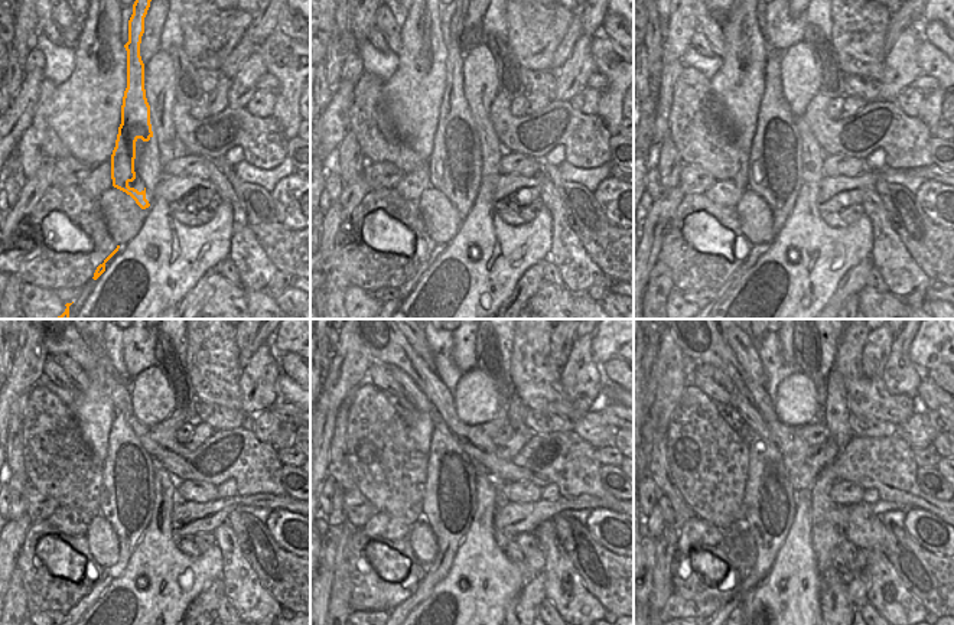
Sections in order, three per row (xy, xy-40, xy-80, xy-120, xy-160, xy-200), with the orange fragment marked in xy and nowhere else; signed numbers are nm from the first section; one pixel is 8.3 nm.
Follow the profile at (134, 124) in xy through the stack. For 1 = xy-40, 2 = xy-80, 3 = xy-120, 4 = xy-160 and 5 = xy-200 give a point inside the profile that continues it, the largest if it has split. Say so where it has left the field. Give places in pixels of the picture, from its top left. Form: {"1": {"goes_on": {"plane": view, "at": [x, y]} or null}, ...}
{"1": {"goes_on": {"plane": "xy-40", "at": [456, 123]}}, "2": {"goes_on": {"plane": "xy-80", "at": [777, 124]}}, "3": {"goes_on": {"plane": "xy-120", "at": [123, 484]}}, "4": {"goes_on": {"plane": "xy-160", "at": [448, 485]}}, "5": {"goes_on": {"plane": "xy-200", "at": [768, 492]}}}

